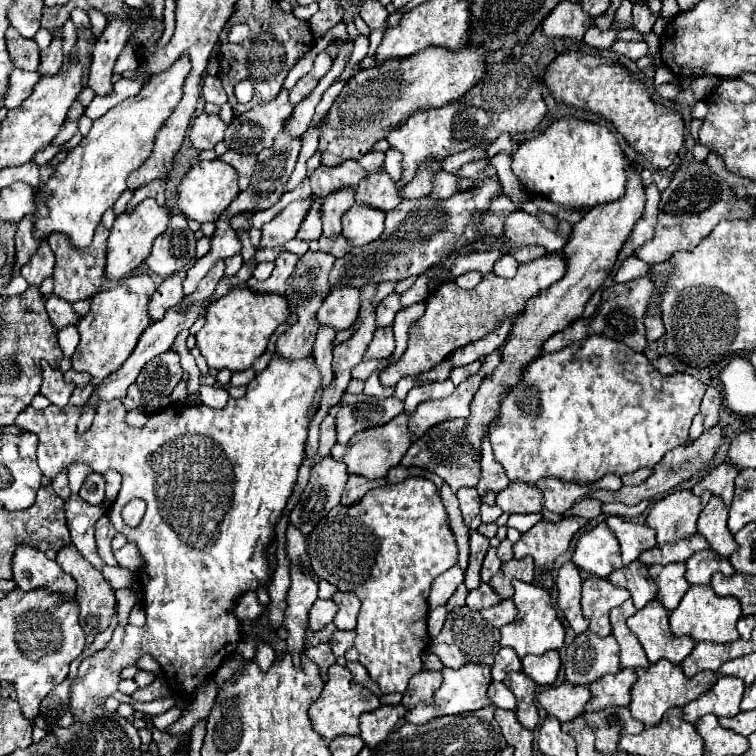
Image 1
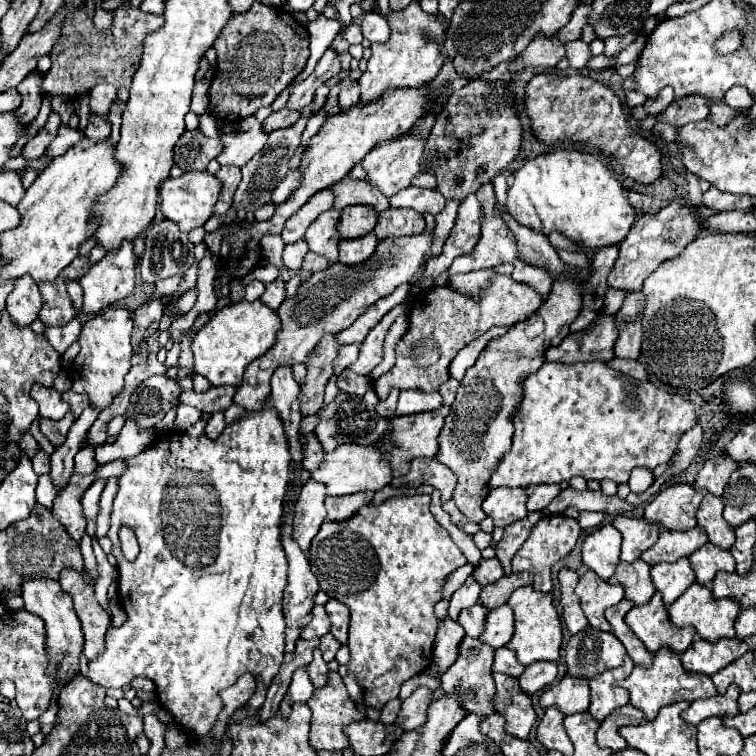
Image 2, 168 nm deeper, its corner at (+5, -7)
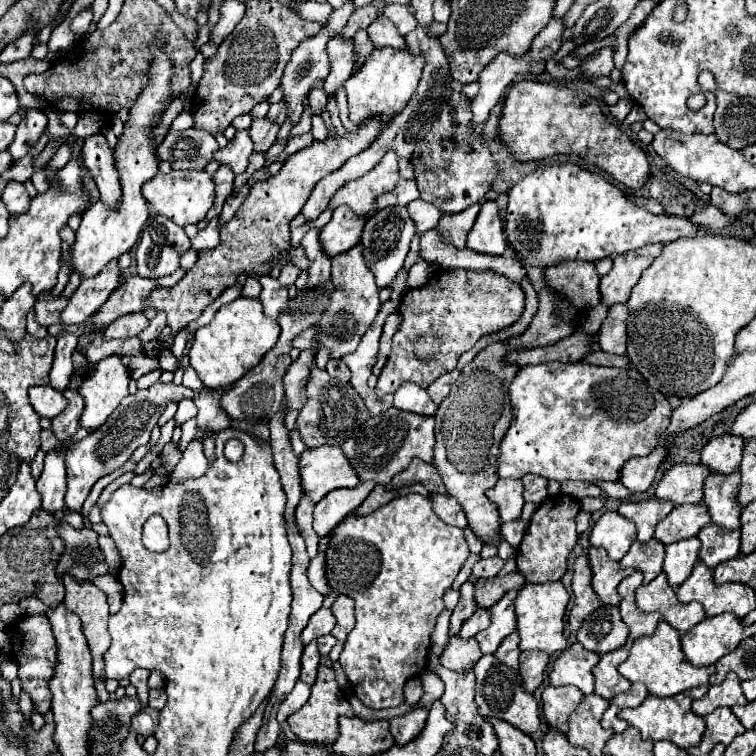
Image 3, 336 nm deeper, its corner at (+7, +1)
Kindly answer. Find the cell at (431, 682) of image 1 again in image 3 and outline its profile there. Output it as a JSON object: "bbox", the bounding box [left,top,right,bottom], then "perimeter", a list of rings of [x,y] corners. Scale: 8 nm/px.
{"bbox":[390,704,428,744],"perimeter":[[[418,704],[410,712],[398,716],[398,718],[392,718],[390,720],[390,730],[392,730],[392,736],[394,736],[396,744],[406,744],[412,738],[416,738],[420,734],[420,730],[424,728],[426,716],[428,716],[428,710]]]}

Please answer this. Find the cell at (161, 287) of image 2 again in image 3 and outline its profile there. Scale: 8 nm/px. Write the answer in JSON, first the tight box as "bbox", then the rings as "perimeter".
{"bbox":[94,276,158,330],"perimeter":[[[140,276],[126,278],[116,292],[112,292],[110,300],[102,306],[102,310],[94,316],[94,324],[98,330],[108,326],[112,320],[128,314],[128,312],[140,312],[146,308],[148,294],[158,288],[156,280],[146,280]]]}

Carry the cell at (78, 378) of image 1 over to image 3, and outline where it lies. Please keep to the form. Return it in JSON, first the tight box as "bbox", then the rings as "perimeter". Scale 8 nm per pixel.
{"bbox":[52,388,84,440],"perimeter":[[[68,388],[68,390],[64,390],[64,396],[68,400],[68,408],[52,420],[52,430],[54,430],[58,440],[66,440],[66,438],[76,434],[78,420],[80,420],[80,414],[84,410],[84,398],[80,398],[78,392]]]}

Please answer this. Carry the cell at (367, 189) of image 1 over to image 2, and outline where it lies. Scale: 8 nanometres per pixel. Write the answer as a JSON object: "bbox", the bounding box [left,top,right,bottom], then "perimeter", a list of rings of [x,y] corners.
{"bbox":[338,206,378,240],"perimeter":[[[348,206],[340,214],[338,236],[340,240],[354,240],[370,234],[376,226],[378,214],[370,206]]]}

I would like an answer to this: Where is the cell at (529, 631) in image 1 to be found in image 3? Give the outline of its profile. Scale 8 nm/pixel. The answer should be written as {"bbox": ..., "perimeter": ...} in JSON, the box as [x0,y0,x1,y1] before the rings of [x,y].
{"bbox":[514,582,568,654],"perimeter":[[[546,582],[546,584],[524,584],[518,590],[514,600],[516,616],[518,616],[518,634],[520,634],[520,650],[542,650],[546,654],[562,652],[566,648],[564,630],[564,612],[568,604],[568,592],[564,590],[562,582]]]}

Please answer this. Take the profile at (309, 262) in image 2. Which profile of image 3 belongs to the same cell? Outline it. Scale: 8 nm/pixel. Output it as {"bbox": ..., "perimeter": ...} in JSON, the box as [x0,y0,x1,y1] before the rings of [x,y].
{"bbox":[290,246,310,270],"perimeter":[[[298,246],[298,248],[290,254],[290,260],[292,260],[292,264],[296,264],[300,270],[306,270],[306,268],[310,266],[310,260],[308,260],[308,256],[304,254],[304,248],[302,248],[302,246]]]}

